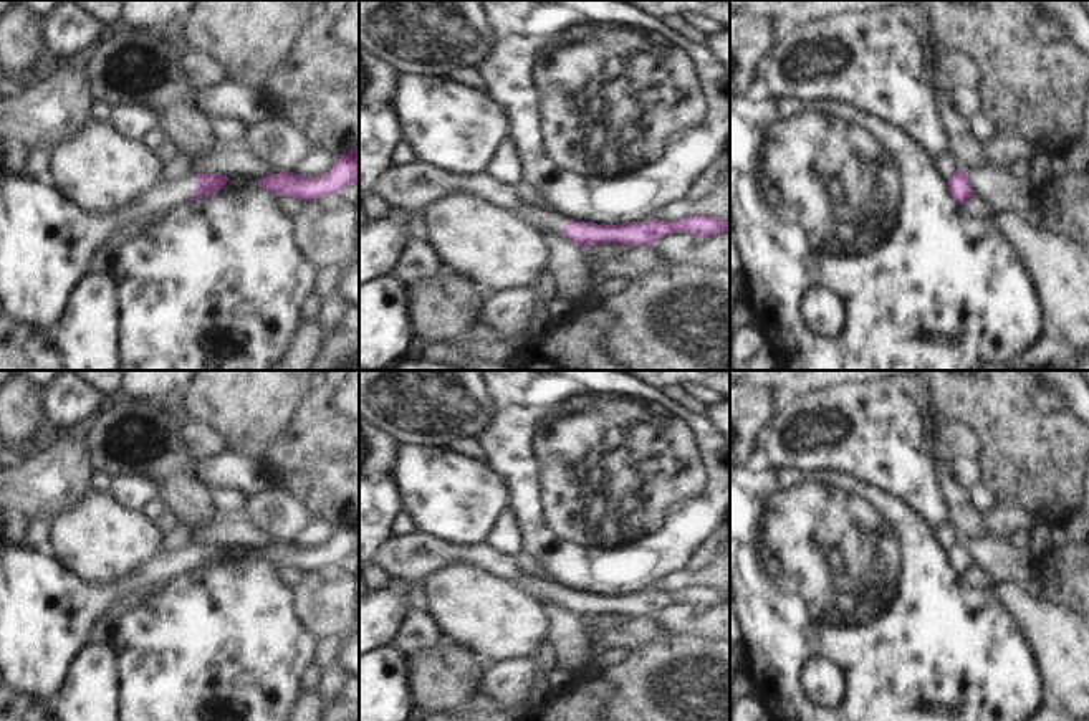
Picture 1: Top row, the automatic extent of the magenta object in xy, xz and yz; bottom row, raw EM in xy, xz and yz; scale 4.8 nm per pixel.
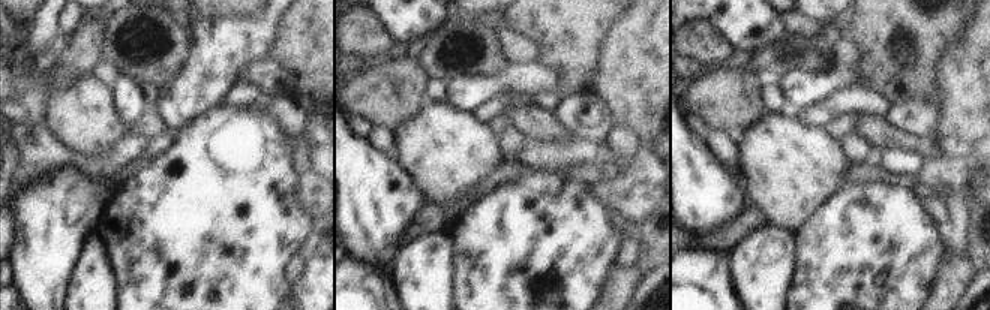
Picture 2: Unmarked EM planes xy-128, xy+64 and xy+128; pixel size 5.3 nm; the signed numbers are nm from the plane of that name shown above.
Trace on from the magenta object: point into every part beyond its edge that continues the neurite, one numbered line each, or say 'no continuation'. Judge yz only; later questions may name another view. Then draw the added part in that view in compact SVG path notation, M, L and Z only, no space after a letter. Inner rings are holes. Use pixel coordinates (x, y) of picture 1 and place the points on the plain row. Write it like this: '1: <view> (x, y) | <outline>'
no continuation

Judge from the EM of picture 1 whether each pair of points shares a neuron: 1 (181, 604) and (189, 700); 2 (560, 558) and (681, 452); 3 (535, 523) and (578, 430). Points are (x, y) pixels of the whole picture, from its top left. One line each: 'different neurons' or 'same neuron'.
1: same neuron
2: same neuron
3: same neuron

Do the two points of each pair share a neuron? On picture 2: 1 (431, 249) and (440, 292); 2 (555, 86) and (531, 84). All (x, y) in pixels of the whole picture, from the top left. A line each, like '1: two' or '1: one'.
1: one
2: one

